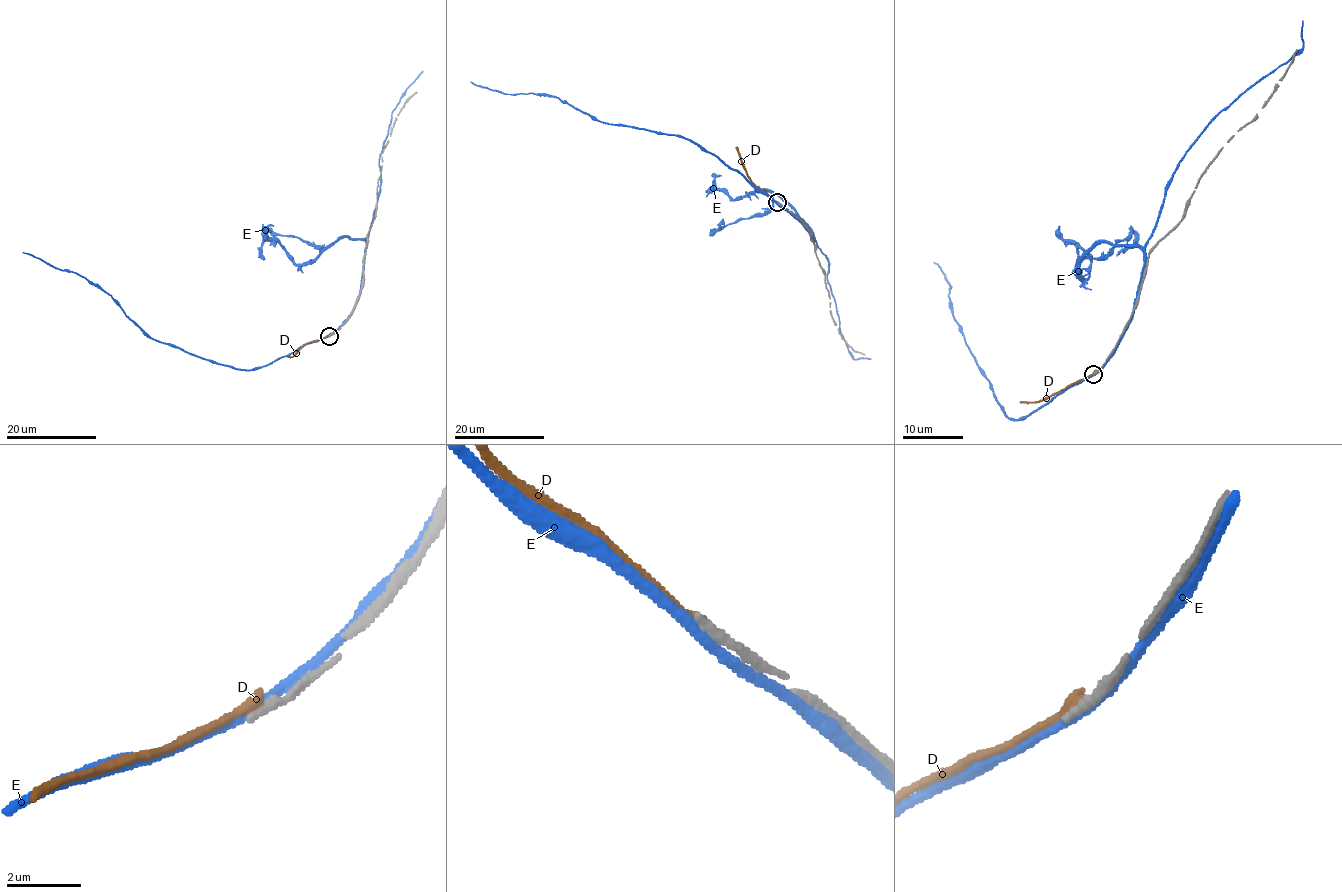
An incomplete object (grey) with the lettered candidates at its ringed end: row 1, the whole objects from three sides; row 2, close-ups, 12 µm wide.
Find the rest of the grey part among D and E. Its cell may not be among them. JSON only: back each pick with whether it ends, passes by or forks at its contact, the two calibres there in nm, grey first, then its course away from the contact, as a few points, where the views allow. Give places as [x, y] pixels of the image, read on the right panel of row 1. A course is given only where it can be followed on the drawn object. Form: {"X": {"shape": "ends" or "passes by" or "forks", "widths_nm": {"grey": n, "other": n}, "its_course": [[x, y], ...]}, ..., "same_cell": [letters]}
{"same_cell": []}

